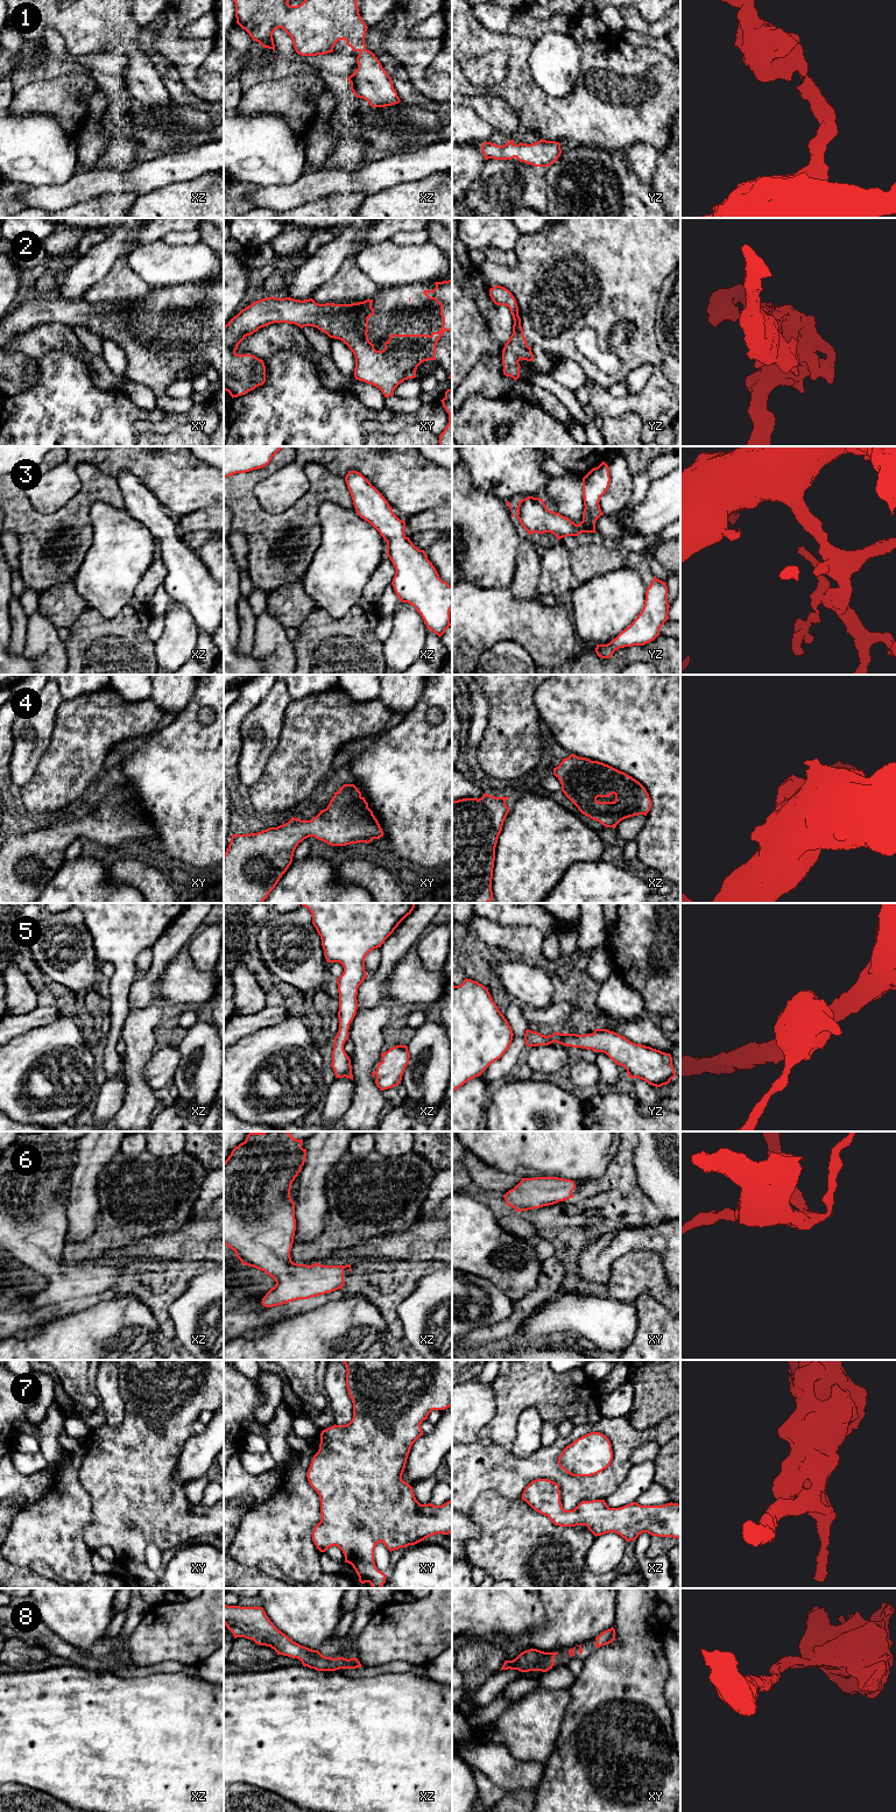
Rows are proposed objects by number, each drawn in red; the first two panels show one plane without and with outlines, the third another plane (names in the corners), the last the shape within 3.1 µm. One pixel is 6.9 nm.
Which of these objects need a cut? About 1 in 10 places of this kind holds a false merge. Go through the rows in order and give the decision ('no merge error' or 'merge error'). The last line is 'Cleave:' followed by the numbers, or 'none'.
1: no merge error
2: no merge error
3: no merge error
4: no merge error
5: no merge error
6: no merge error
7: no merge error
8: no merge error
Cleave: none

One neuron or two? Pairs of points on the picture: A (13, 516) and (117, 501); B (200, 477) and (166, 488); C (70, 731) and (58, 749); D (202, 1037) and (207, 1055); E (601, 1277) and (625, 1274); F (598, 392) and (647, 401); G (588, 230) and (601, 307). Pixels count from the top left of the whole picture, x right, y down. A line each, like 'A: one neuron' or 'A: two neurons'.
A: one neuron
B: one neuron
C: one neuron
D: one neuron
E: two neurons
F: one neuron
G: one neuron

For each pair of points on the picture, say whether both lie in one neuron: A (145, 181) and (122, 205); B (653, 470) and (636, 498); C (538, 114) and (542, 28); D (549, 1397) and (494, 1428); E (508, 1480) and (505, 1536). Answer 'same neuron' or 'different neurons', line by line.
A: different neurons
B: same neuron
C: different neurons
D: same neuron
E: different neurons

